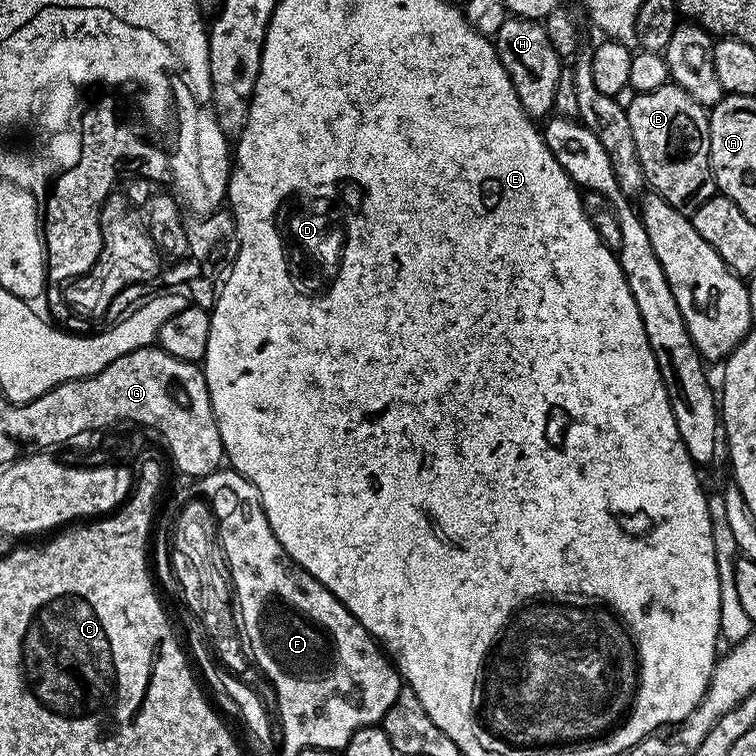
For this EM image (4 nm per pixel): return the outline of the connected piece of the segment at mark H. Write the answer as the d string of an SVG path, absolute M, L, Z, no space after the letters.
M520 16L511 17L502 22L502 30L498 30L494 43L498 58L526 114L536 122L551 117L554 112L554 90L558 90L562 57L556 53L554 46L550 46L550 38L546 38L543 23L539 20L523 20Z

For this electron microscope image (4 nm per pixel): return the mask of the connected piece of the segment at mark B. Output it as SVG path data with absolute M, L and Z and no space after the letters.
M669 82L658 90L639 93L627 109L644 178L655 195L681 210L694 210L717 195L710 158L709 113L701 104L694 102L686 90Z

